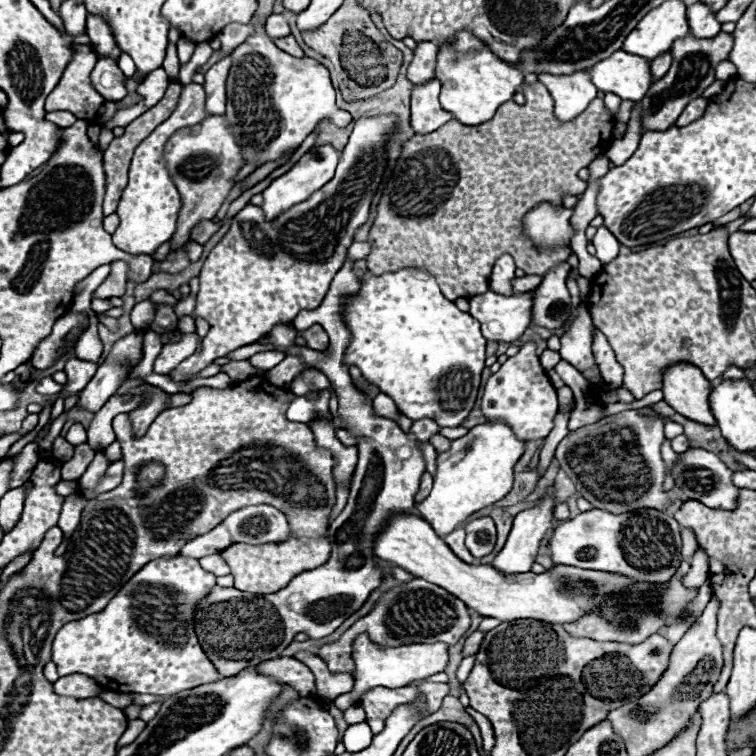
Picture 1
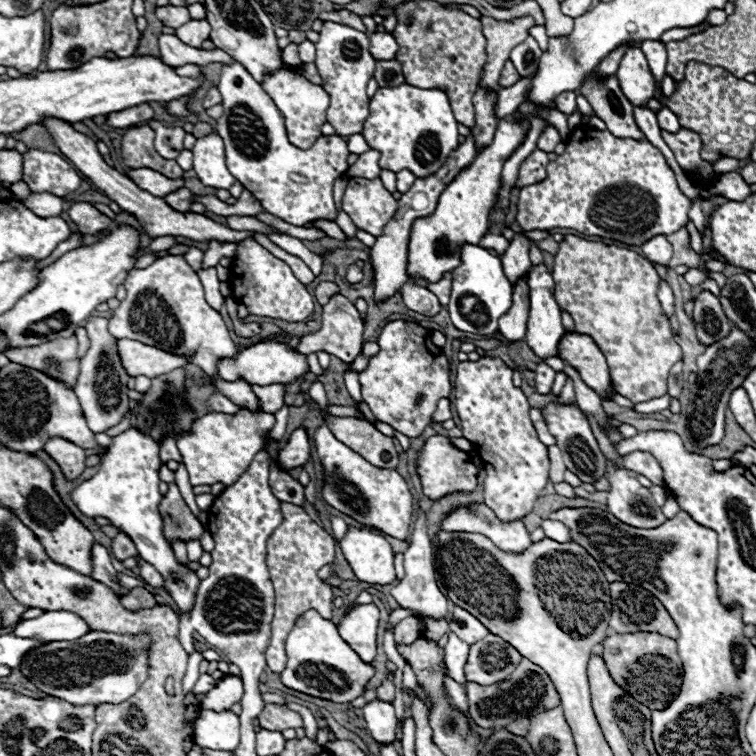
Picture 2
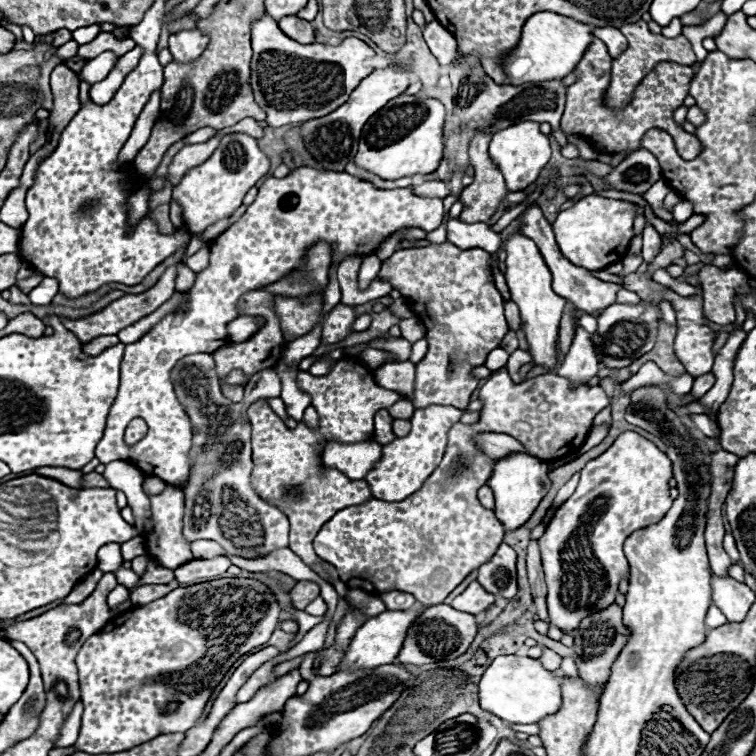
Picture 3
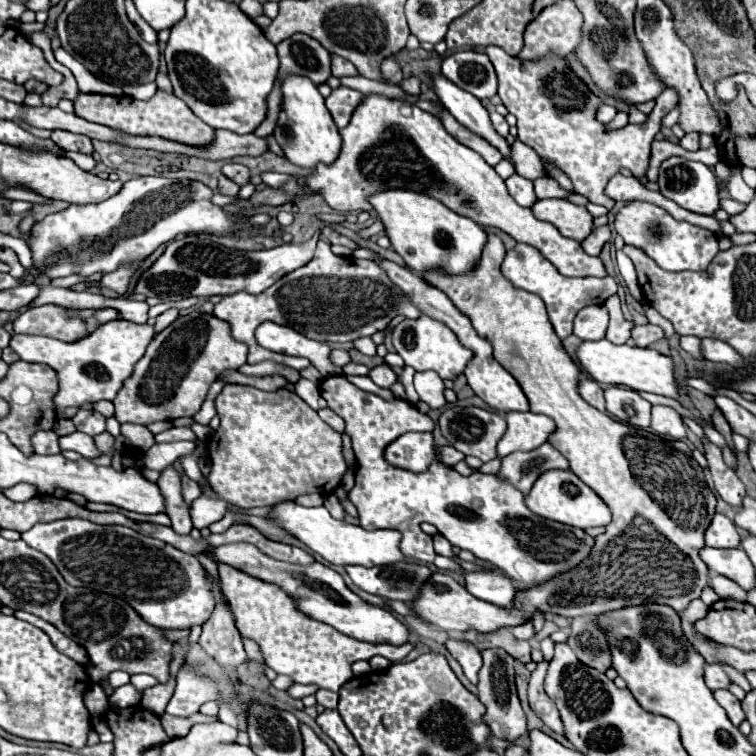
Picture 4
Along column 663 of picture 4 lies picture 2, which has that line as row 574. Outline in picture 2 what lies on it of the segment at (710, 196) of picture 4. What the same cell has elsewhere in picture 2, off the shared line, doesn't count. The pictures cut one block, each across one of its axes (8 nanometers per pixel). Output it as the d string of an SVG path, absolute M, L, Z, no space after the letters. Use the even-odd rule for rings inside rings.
M128 428L126 432L114 436L114 444L104 452L98 472L90 480L78 484L70 492L70 498L84 516L106 518L114 528L124 532L134 542L138 556L150 562L164 576L164 590L172 596L176 606L180 610L190 610L200 580L194 572L188 570L188 566L180 566L176 562L172 548L164 540L162 518L158 514L158 502L162 500L162 494L158 490L158 454L158 444L152 440L150 434Z

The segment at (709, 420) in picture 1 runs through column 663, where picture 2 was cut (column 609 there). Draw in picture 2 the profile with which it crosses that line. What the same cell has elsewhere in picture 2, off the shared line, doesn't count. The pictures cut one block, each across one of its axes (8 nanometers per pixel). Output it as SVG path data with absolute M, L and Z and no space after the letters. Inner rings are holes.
M564 332L564 338L560 338L558 346L558 358L574 366L580 372L582 380L602 398L606 398L606 392L614 392L610 388L610 372L606 358L590 336L578 332Z

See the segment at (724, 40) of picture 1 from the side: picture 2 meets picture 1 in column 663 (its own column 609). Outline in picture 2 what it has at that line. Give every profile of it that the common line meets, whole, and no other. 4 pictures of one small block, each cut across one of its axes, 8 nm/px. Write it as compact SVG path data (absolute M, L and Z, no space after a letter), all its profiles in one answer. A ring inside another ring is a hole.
M590 74L584 86L580 88L580 94L590 102L596 116L606 124L612 134L616 134L618 138L644 140L644 134L636 126L632 116L634 106L620 92L616 76L598 80L596 74Z

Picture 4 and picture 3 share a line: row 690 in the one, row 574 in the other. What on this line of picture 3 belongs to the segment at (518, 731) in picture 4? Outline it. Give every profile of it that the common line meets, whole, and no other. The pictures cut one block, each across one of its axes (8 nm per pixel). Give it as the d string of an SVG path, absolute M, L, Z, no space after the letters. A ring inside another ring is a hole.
M500 544L490 562L478 570L478 582L494 596L512 600L518 592L516 586L516 552L508 544Z

